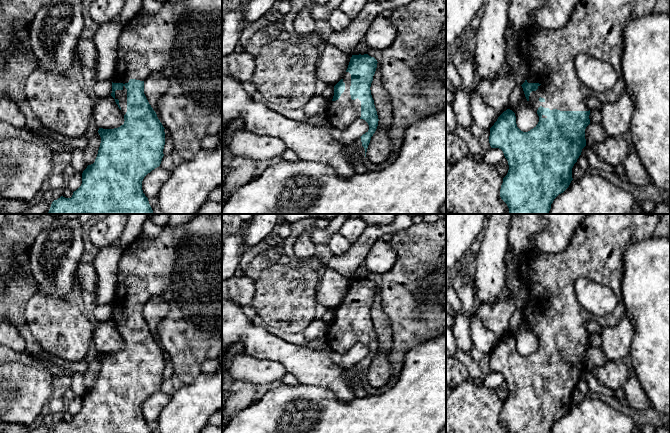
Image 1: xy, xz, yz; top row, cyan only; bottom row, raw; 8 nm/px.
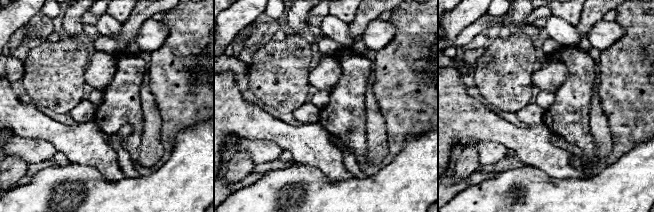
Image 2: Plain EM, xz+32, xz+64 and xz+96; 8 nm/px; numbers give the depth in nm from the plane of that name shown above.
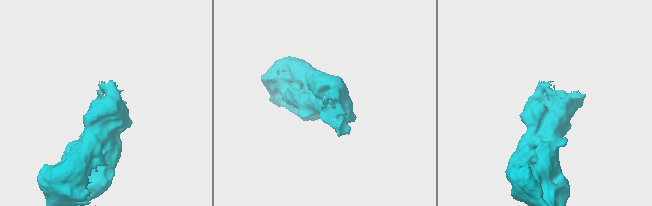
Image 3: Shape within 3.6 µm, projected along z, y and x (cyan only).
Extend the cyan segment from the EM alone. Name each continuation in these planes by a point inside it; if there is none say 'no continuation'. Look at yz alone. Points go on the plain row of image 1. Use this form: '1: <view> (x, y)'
1: yz (595, 252)

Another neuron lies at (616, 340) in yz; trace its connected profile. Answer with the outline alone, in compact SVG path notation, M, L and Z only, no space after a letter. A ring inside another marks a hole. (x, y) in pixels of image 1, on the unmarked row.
M623 316L617 325L604 326L601 336L601 350L609 361L622 361L629 355L634 329L627 316Z

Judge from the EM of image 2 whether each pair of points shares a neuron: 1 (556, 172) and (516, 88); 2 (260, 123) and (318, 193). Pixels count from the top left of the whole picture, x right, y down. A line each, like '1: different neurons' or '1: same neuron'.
1: different neurons
2: different neurons

